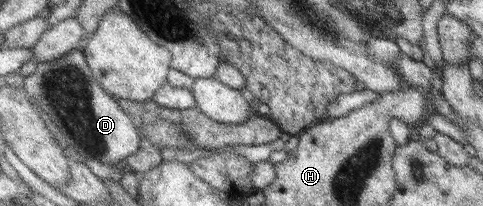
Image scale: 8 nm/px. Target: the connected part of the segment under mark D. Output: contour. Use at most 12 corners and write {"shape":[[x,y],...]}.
{"shape":[[77,48],[38,61],[22,89],[83,158],[141,148],[128,111]]}

